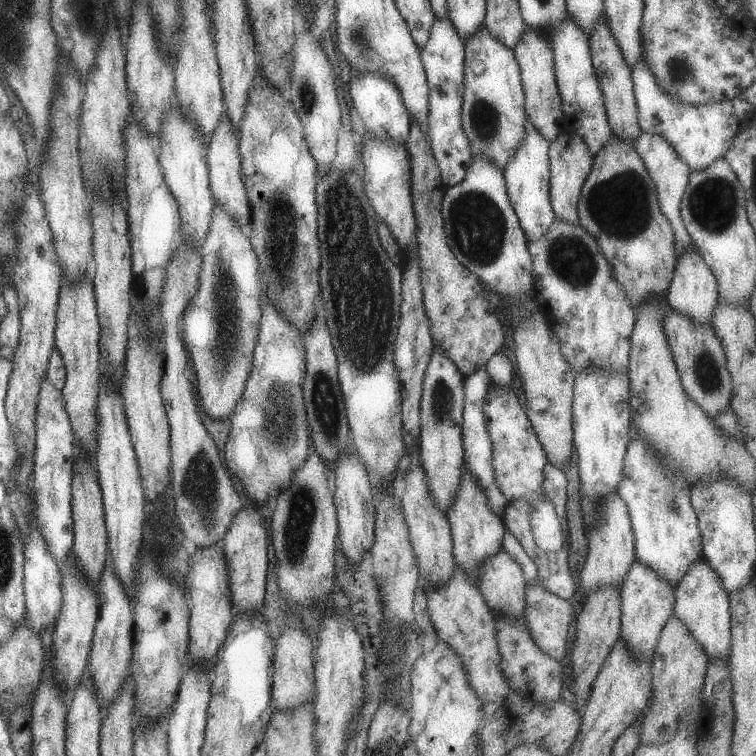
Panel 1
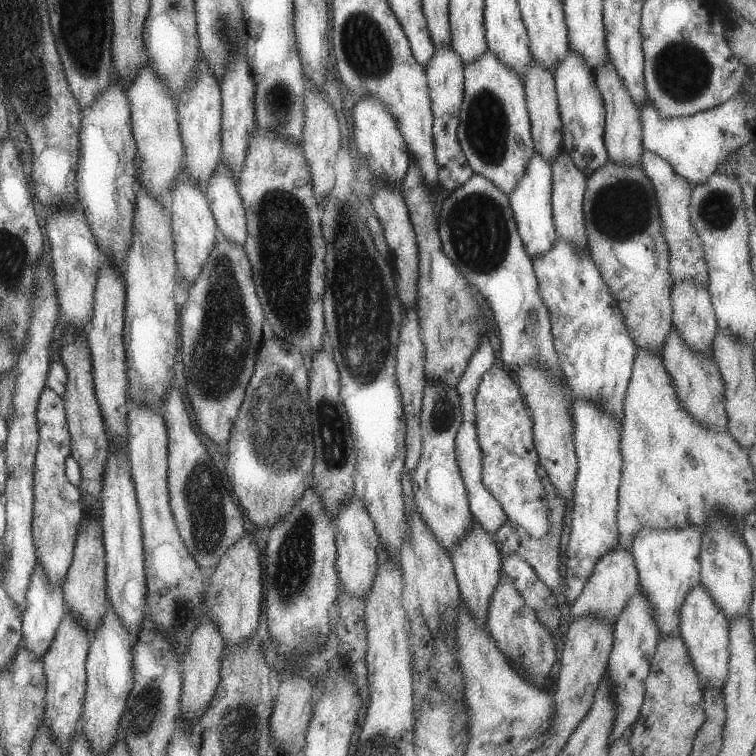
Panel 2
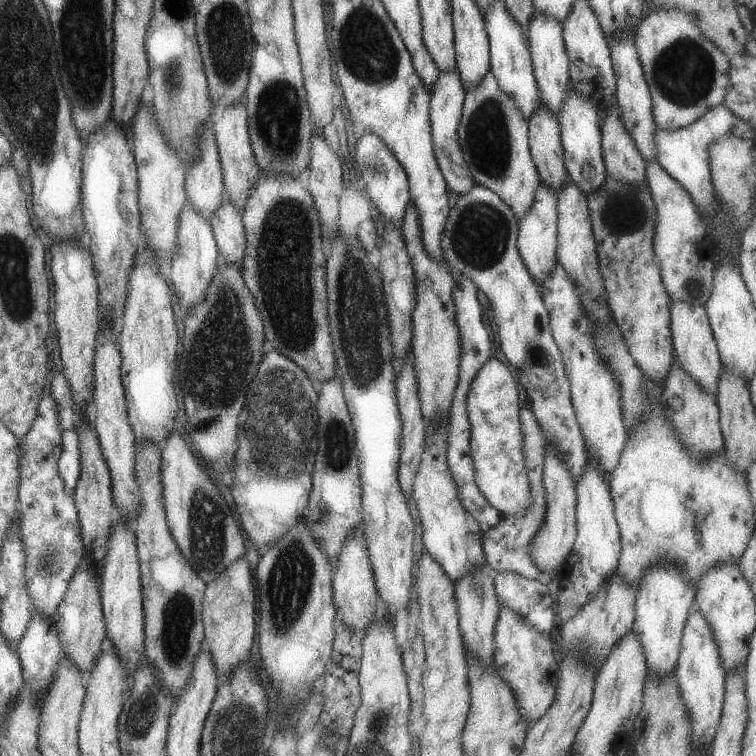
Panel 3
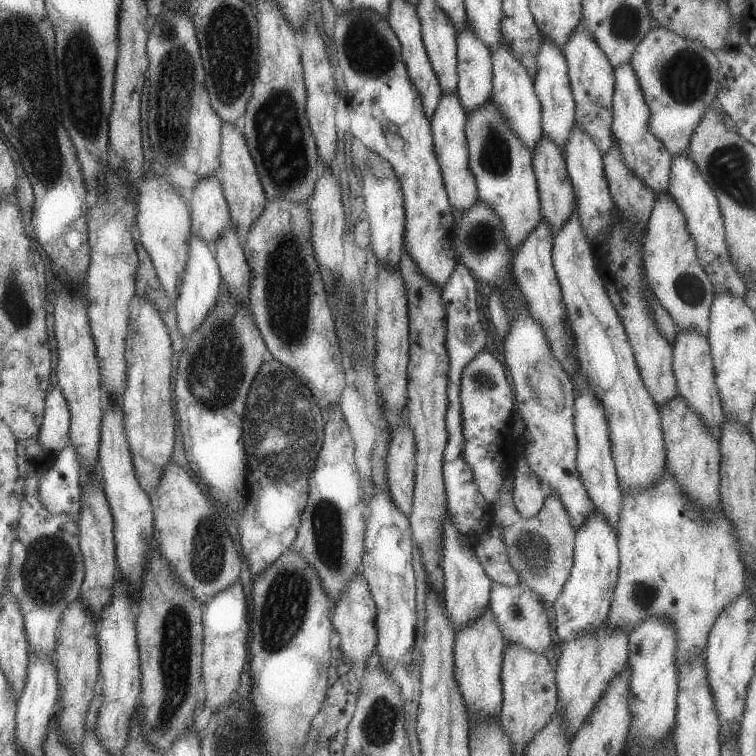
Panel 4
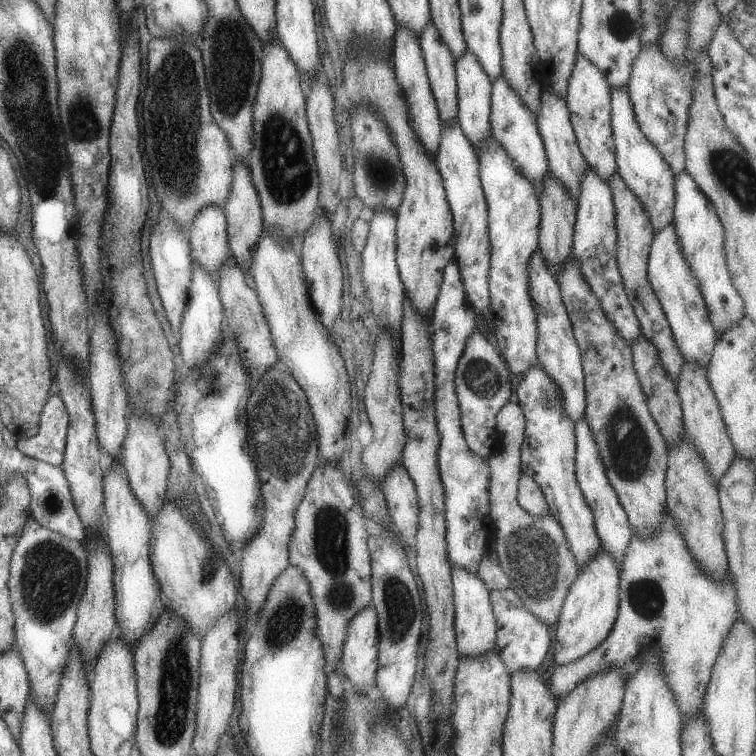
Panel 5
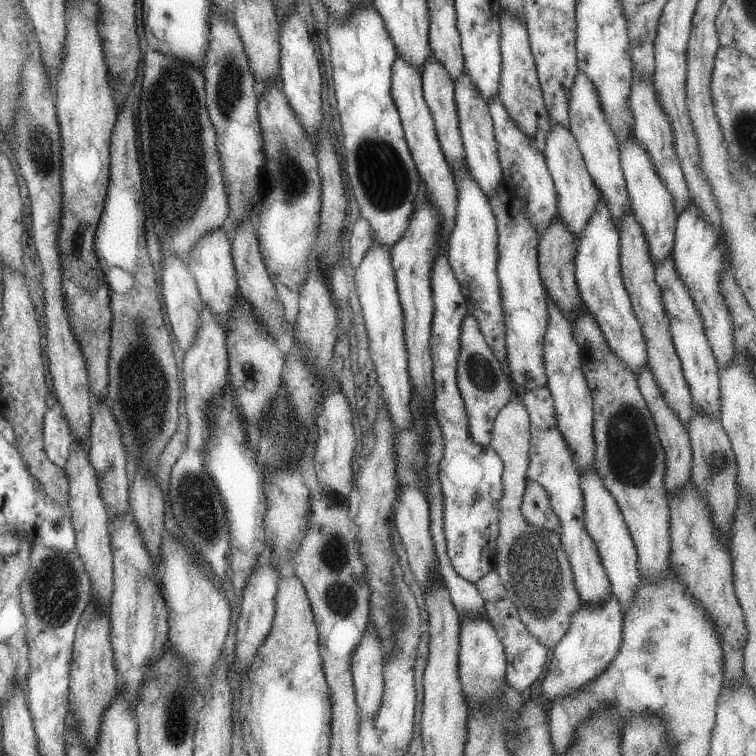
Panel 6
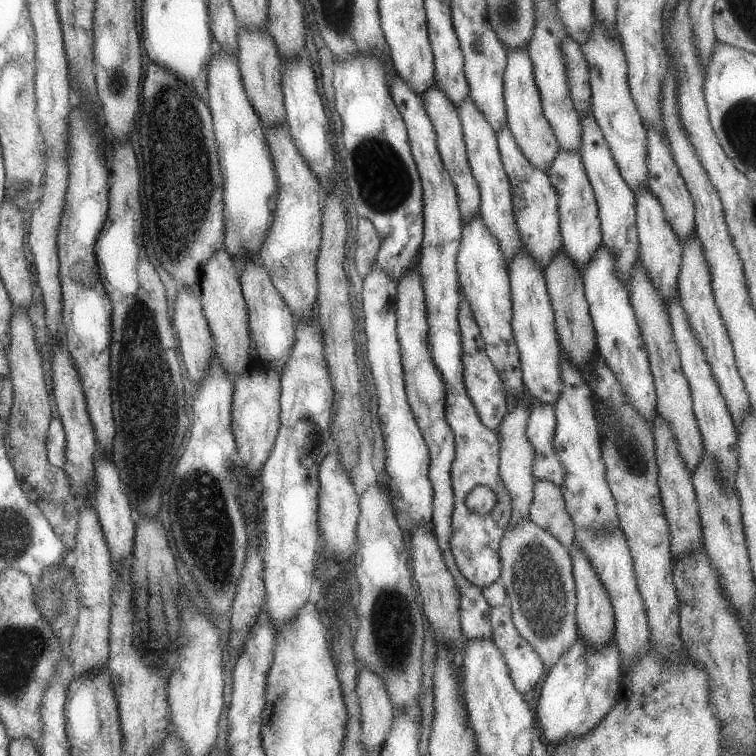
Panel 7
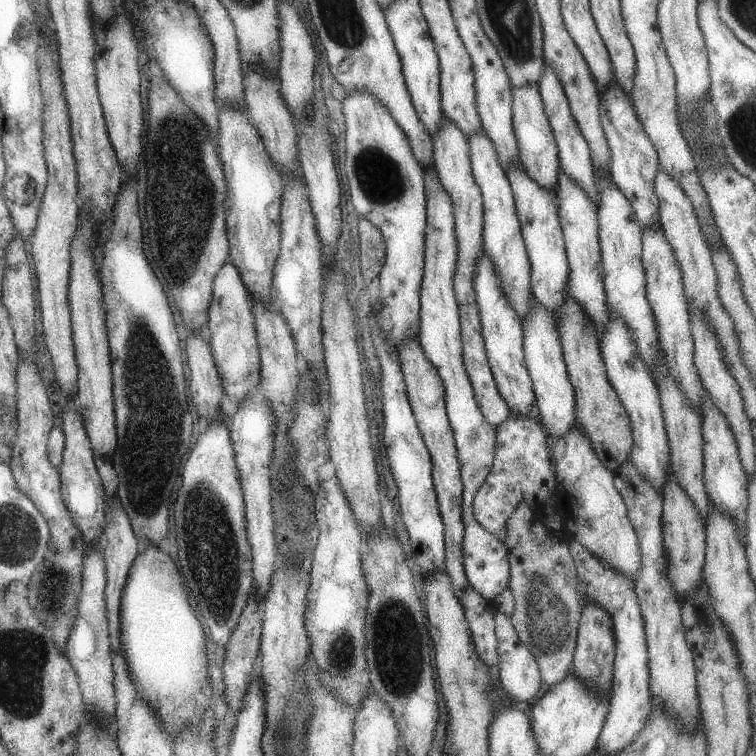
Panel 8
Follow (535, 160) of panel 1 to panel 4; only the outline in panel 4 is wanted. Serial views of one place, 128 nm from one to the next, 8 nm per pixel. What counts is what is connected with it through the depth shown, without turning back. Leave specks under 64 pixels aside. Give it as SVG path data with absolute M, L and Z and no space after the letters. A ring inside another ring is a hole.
M539 219L533 232L525 236L525 240L513 250L511 270L513 278L527 300L527 310L541 324L545 332L545 340L549 344L549 352L561 364L561 368L569 374L569 382L573 384L573 372L577 372L577 364L573 364L574 348L569 348L569 340L565 336L566 310L561 300L560 286L555 276L552 263L552 234L549 224Z

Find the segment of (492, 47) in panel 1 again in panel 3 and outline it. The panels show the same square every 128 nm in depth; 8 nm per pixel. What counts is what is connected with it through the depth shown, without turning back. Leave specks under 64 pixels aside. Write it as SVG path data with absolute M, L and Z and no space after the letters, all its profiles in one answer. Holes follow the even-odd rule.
M491 71L473 88L467 88L464 92L462 115L457 129L457 142L463 160L471 172L474 184L495 192L511 208L518 221L533 204L533 194L540 183L529 152L528 121L513 104L513 98L501 92Z

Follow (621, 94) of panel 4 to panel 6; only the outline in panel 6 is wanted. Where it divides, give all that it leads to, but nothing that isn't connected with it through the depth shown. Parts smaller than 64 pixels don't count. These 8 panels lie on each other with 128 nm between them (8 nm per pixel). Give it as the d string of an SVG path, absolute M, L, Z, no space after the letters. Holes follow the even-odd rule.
M629 138L618 146L619 164L625 182L626 192L629 196L629 208L633 212L633 219L639 224L647 243L649 257L656 266L658 262L665 260L665 256L671 256L673 250L674 224L676 221L675 208L673 208L673 196L669 196L665 184L655 174L653 163L647 157L634 138Z

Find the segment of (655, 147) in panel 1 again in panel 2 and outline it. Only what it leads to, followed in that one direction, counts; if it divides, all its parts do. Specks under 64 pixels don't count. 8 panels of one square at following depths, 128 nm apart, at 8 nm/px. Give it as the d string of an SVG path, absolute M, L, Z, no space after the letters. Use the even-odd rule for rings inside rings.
M645 149L641 154L640 167L643 174L651 180L651 184L654 186L658 211L660 212L661 234L663 234L665 244L667 244L669 274L673 278L673 284L681 282L681 280L691 280L693 284L706 286L708 272L701 240L695 238L696 233L693 232L691 222L689 222L689 196L691 196L692 184L683 180L681 176L677 176L677 172L673 172L673 168L671 168L671 164L667 164L667 160L663 160L657 154Z

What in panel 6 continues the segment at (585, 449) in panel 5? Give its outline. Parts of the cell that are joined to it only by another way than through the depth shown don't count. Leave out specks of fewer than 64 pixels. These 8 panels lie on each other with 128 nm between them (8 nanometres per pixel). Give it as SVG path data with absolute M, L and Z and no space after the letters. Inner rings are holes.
M587 466L581 474L579 474L579 488L583 495L583 522L585 530L591 536L593 544L597 549L597 554L601 559L601 564L605 569L607 580L609 581L610 593L617 598L621 612L625 612L629 608L629 604L633 604L633 592L639 584L639 571L636 565L636 550L631 540L627 525L613 500L613 496L607 492L607 488L594 466Z

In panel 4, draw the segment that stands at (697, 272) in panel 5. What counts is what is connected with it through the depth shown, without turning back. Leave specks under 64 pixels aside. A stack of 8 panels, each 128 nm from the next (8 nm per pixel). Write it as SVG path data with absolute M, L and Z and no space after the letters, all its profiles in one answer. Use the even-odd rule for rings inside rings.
M685 154L671 157L668 178L667 192L677 202L677 208L681 208L681 212L685 216L685 228L687 228L689 236L693 238L697 260L699 260L701 268L705 270L714 292L731 292L731 294L739 296L741 300L745 300L745 284L739 278L735 264L729 260L729 250L725 244L724 222L713 190L703 180L701 171L693 164L693 160Z

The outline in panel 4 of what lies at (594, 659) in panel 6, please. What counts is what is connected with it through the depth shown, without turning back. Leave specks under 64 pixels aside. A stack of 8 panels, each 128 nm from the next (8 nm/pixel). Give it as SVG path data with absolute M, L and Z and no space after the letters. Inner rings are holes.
M593 509L585 524L581 524L581 528L575 533L573 566L557 600L552 604L555 632L560 644L575 640L575 636L581 636L581 632L595 632L595 628L608 619L613 591L617 584L618 568L616 532L609 526L605 516Z

